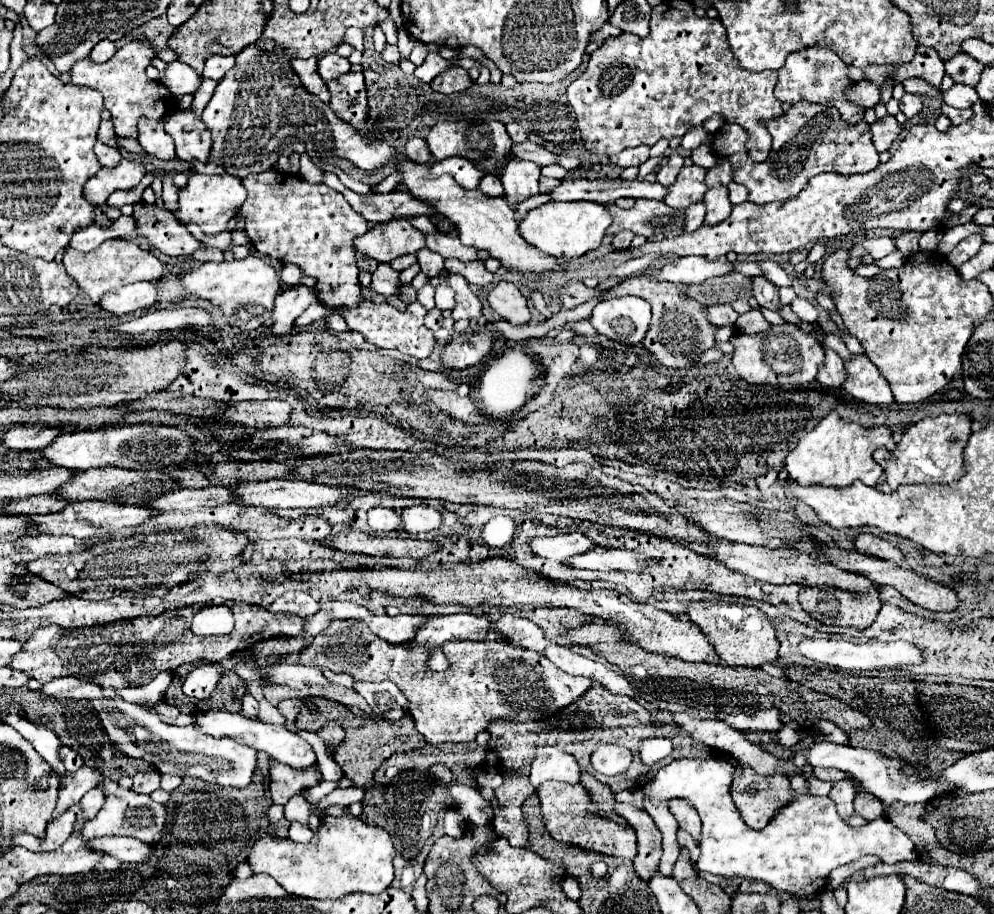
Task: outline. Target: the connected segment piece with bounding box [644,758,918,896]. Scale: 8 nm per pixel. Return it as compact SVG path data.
M682 758L672 760L670 764L662 766L656 776L644 786L644 792L648 792L648 798L658 802L670 802L674 798L688 800L700 814L702 820L702 844L700 844L700 860L698 868L716 876L746 876L754 880L768 882L770 886L778 890L786 890L792 894L818 894L824 886L824 880L828 878L830 870L834 866L858 860L864 854L874 854L886 864L896 864L902 860L916 860L916 850L912 840L894 824L890 824L886 818L876 818L872 822L866 822L864 826L850 826L844 822L836 812L836 802L828 796L800 796L796 794L794 800L784 806L778 816L775 816L770 826L762 830L748 828L744 824L744 818L740 812L736 812L736 806L732 804L730 796L730 784L732 784L734 766L726 760L694 760L694 758Z

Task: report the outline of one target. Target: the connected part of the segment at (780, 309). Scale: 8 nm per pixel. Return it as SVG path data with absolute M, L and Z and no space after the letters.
M754 276L752 278L752 294L754 294L754 298L758 300L760 306L778 312L788 322L800 324L800 320L794 316L794 312L790 310L790 306L782 306L782 302L778 298L778 288L774 284L770 284L764 276Z

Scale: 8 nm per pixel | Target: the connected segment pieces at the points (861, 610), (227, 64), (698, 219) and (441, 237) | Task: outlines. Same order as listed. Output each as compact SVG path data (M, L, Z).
M800 588L802 608L822 624L832 626L870 626L882 606L878 590L856 596L856 592L840 592L840 588Z
M212 56L206 60L206 66L204 66L204 78L214 78L214 80L220 80L232 66L234 66L234 56Z
M704 202L692 204L692 208L686 208L686 226L684 232L694 232L704 222Z
M430 234L430 236L426 236L426 246L432 252L438 252L442 258L458 258L462 262L478 260L478 250L476 248L468 248L468 246L460 244L458 238L452 238L448 234Z

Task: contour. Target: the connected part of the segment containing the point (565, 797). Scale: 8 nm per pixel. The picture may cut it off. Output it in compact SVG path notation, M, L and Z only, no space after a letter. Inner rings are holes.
M544 782L538 786L542 816L548 832L562 842L576 844L586 850L602 852L608 856L634 860L638 852L636 832L630 824L618 824L606 816L588 816L588 804L592 804L592 794L582 784L564 784L564 782Z

